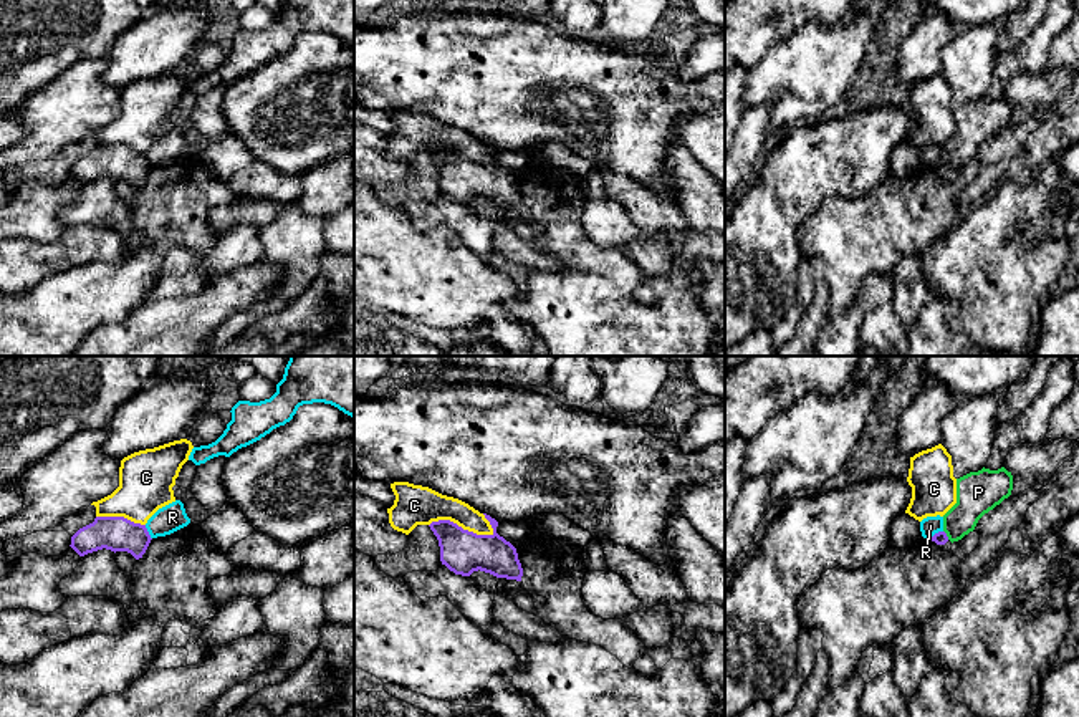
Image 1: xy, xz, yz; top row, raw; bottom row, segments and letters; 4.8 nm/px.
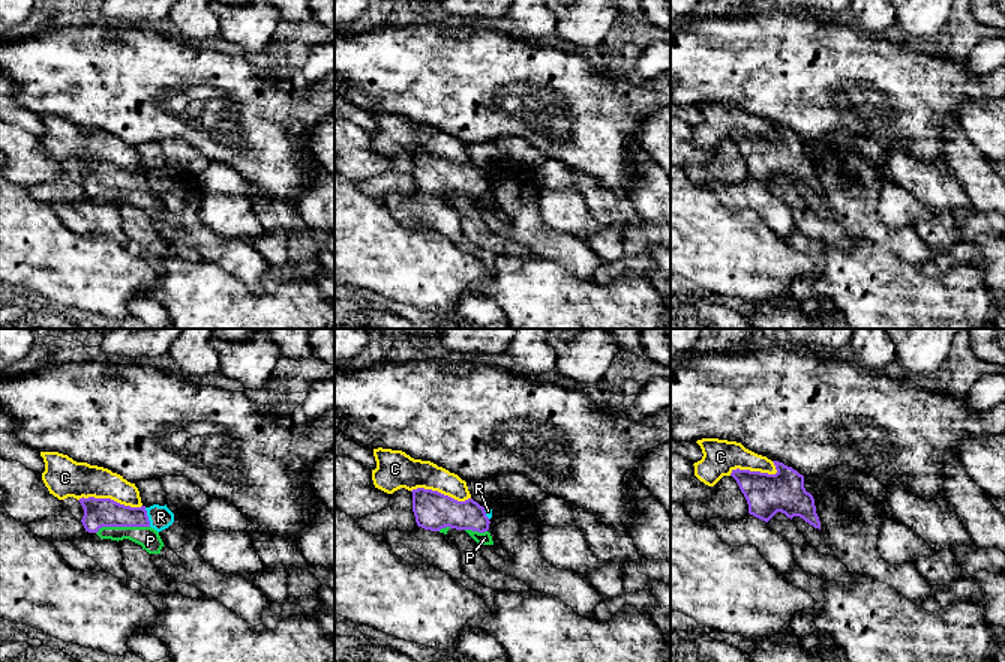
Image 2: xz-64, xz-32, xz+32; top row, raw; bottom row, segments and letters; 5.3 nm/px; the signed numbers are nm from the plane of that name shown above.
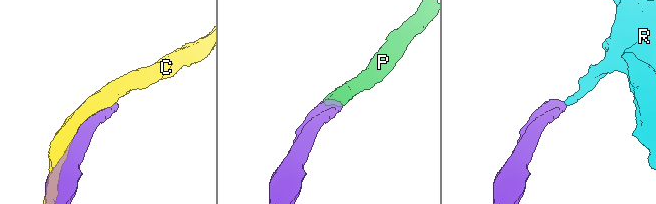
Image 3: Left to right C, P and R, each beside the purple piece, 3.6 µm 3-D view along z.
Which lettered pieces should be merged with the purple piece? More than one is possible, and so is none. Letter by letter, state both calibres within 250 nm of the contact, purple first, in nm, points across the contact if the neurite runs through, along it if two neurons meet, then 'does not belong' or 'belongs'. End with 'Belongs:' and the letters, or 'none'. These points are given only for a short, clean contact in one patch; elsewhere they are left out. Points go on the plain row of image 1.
C: 220/190 nm | does not belong
P: 60/190 nm | across yz (940, 168), (945, 164), (962, 148), (977, 125) | belongs
R: 170/140 nm | along xy (144, 154), (151, 168) | does not belong
Belongs: P

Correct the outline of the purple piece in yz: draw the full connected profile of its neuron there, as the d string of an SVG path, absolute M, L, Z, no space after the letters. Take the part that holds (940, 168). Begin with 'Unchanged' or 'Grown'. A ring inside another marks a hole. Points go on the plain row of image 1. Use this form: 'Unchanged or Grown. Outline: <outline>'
Grown. Outline: M1005 96L981 98L957 108L957 132L943 144L943 159L930 169L945 174L975 159L978 149L1011 124L1013 104Z

